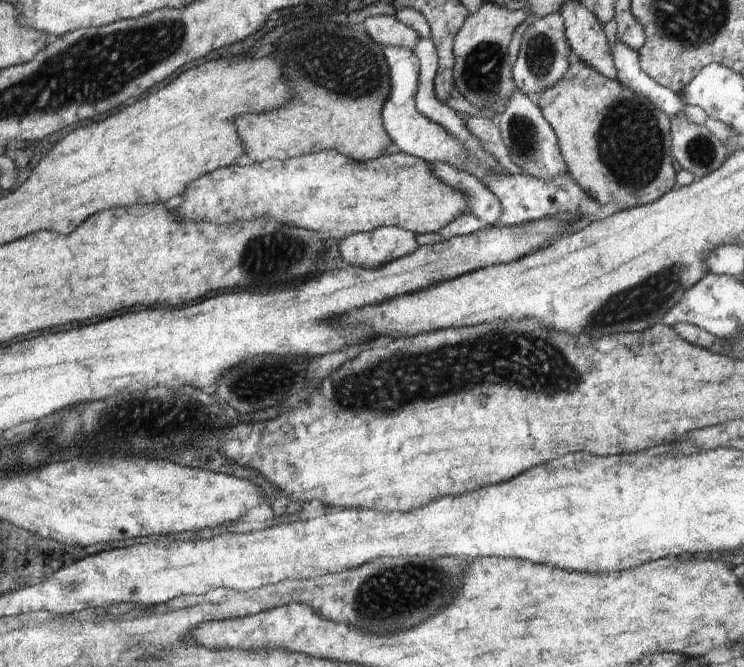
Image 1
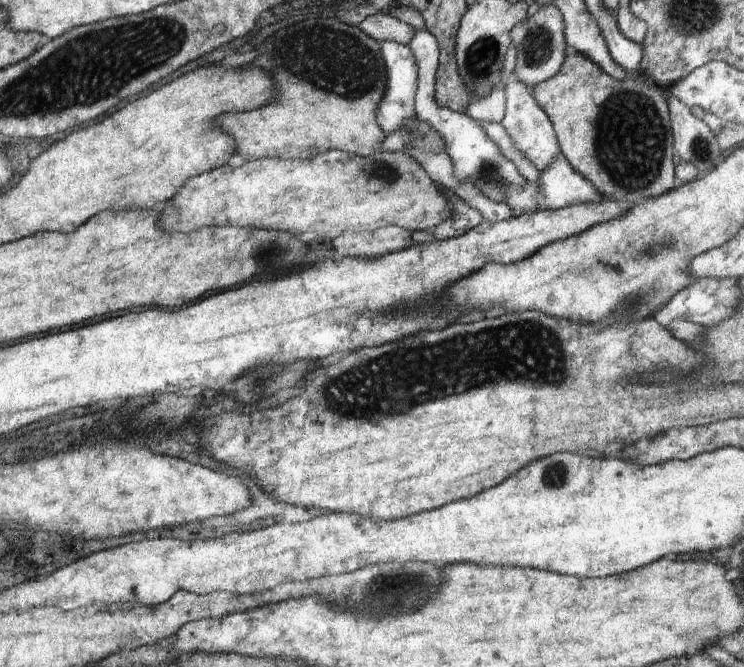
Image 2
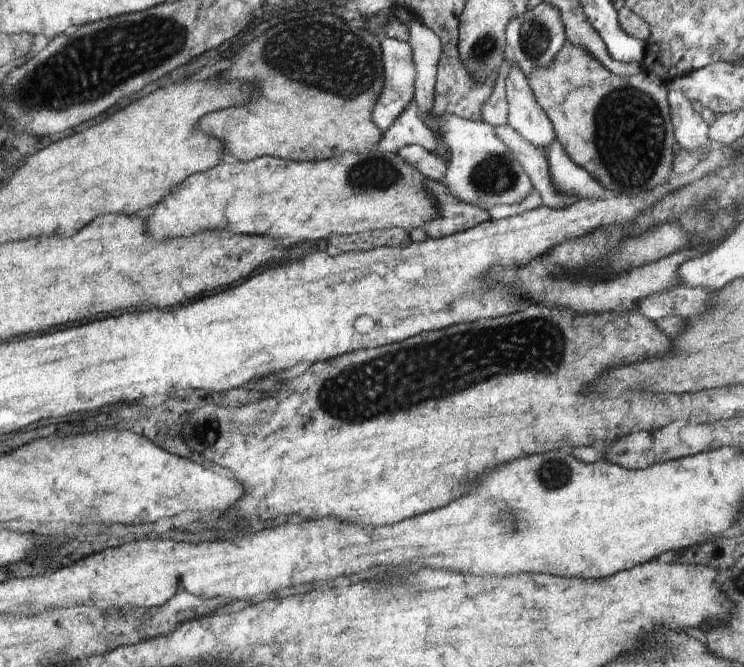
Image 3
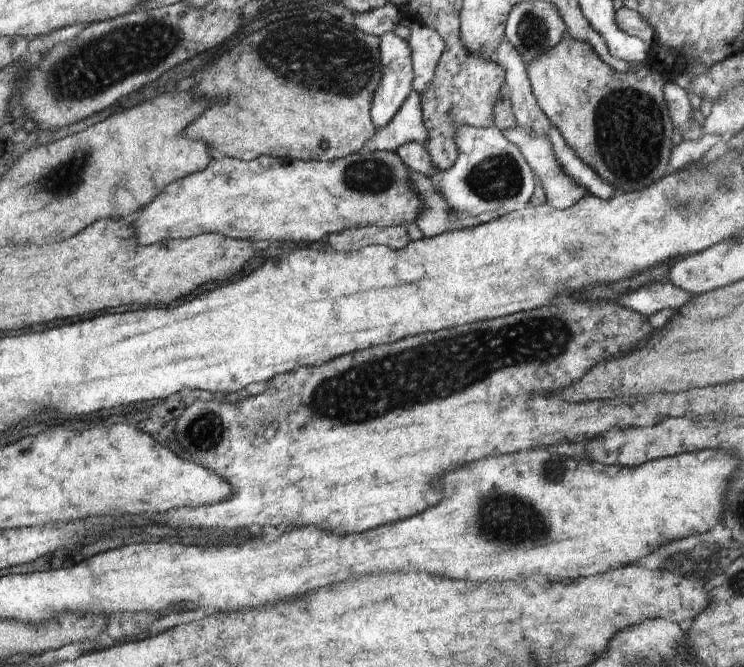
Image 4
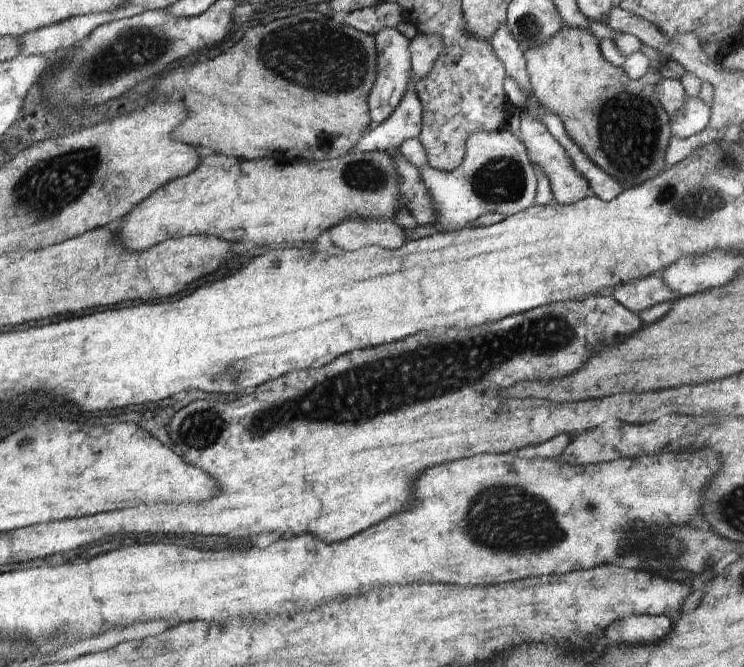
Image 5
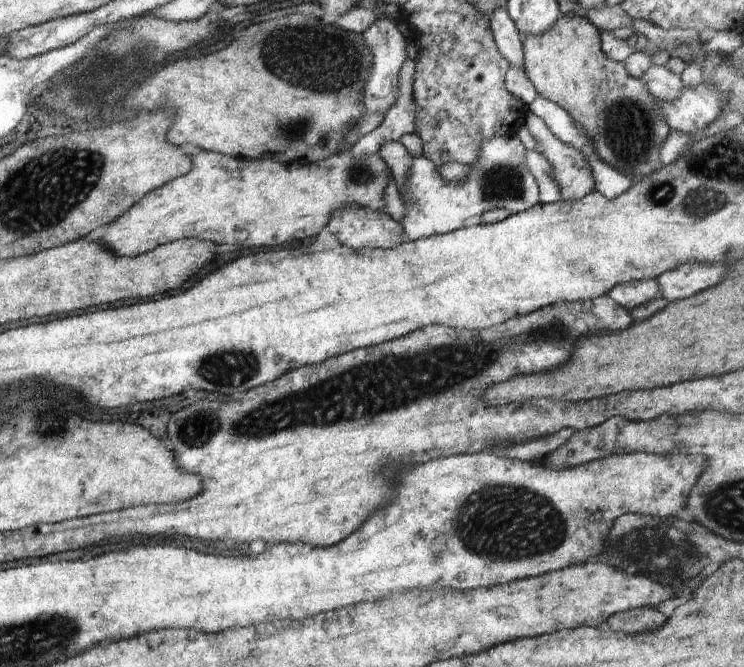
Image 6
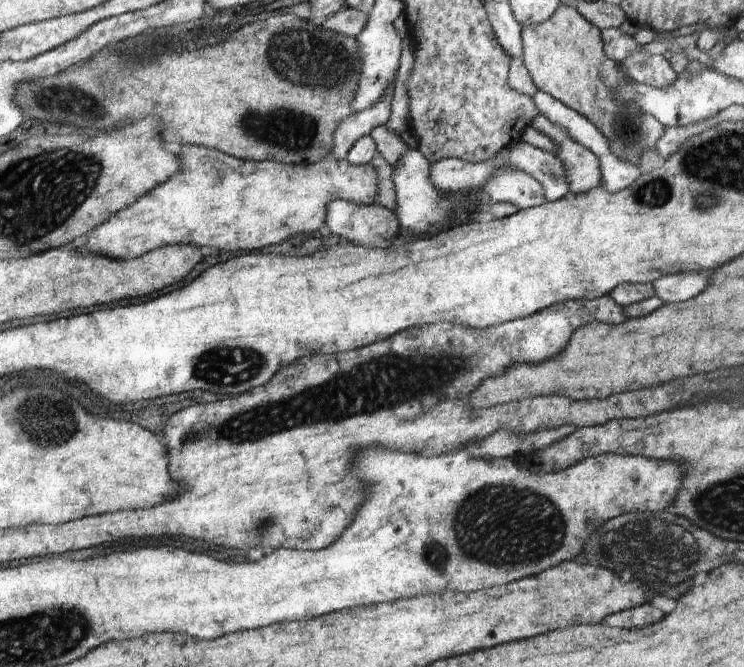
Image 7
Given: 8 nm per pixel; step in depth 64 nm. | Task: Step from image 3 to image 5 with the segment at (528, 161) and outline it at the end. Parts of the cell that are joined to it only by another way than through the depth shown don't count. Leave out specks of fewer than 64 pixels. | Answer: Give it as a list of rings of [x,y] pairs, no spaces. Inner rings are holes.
[[[523,115],[521,118],[520,130],[514,134],[526,148],[526,156],[530,164],[536,164],[542,168],[542,172],[546,174],[550,188],[552,188],[552,196],[554,203],[560,206],[568,206],[582,200],[586,197],[594,195],[591,188],[588,188],[588,182],[584,180],[584,176],[580,176],[576,172],[576,168],[572,168],[572,160],[568,160],[566,150],[558,144],[557,140],[552,138],[552,135],[546,130],[546,125],[540,120],[534,120],[532,116]]]

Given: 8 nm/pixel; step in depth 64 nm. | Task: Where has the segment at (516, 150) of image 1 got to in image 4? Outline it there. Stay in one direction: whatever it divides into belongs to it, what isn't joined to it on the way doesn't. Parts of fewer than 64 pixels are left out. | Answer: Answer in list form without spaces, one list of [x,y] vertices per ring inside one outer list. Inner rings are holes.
[[[506,35],[502,44],[498,44],[496,48],[495,61],[505,72],[504,82],[510,89],[510,106],[516,127],[528,128],[532,136],[548,136],[552,124],[538,106],[522,56],[516,52]]]

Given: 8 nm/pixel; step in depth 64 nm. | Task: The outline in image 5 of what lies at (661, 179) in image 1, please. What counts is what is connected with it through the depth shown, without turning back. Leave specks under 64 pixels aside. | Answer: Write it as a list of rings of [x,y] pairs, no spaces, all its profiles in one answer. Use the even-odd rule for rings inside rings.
[[[564,25],[544,44],[526,50],[525,62],[530,86],[535,99],[548,110],[560,116],[564,124],[564,132],[572,138],[572,142],[600,166],[602,172],[616,178],[624,189],[640,186],[652,178],[656,178],[665,169],[665,156],[673,132],[671,118],[664,110],[660,98],[656,96],[654,88],[660,80],[661,72],[656,68],[648,68],[648,72],[636,80],[632,80],[622,67],[612,66],[600,54],[598,40],[588,30],[582,28],[568,28]]]

